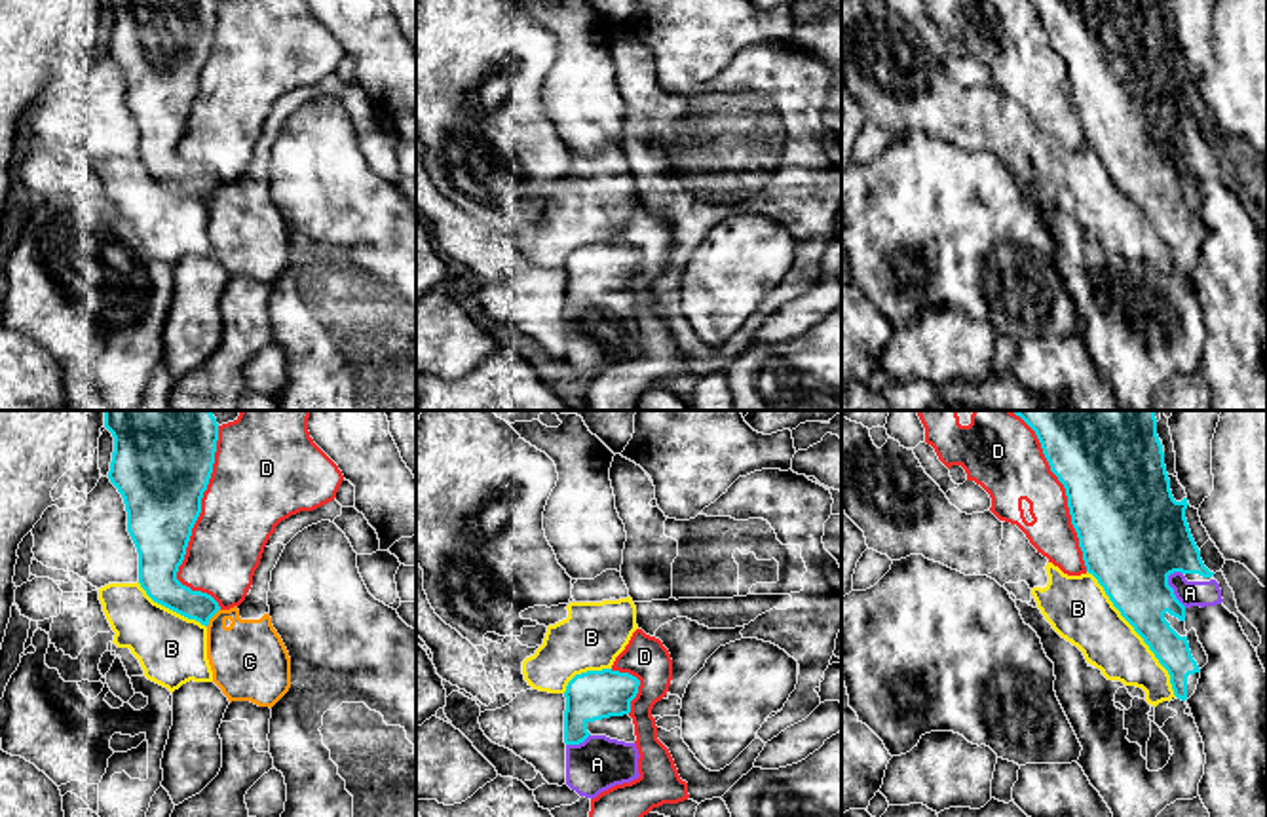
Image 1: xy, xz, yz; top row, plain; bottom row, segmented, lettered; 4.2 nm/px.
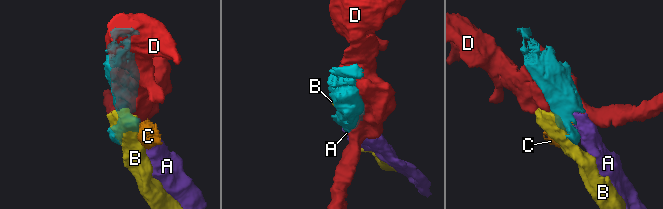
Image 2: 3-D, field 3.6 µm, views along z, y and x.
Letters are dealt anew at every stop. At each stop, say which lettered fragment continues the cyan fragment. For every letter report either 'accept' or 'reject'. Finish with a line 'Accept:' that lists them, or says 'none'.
A: accept
B: reject
C: reject
D: reject
Accept: A

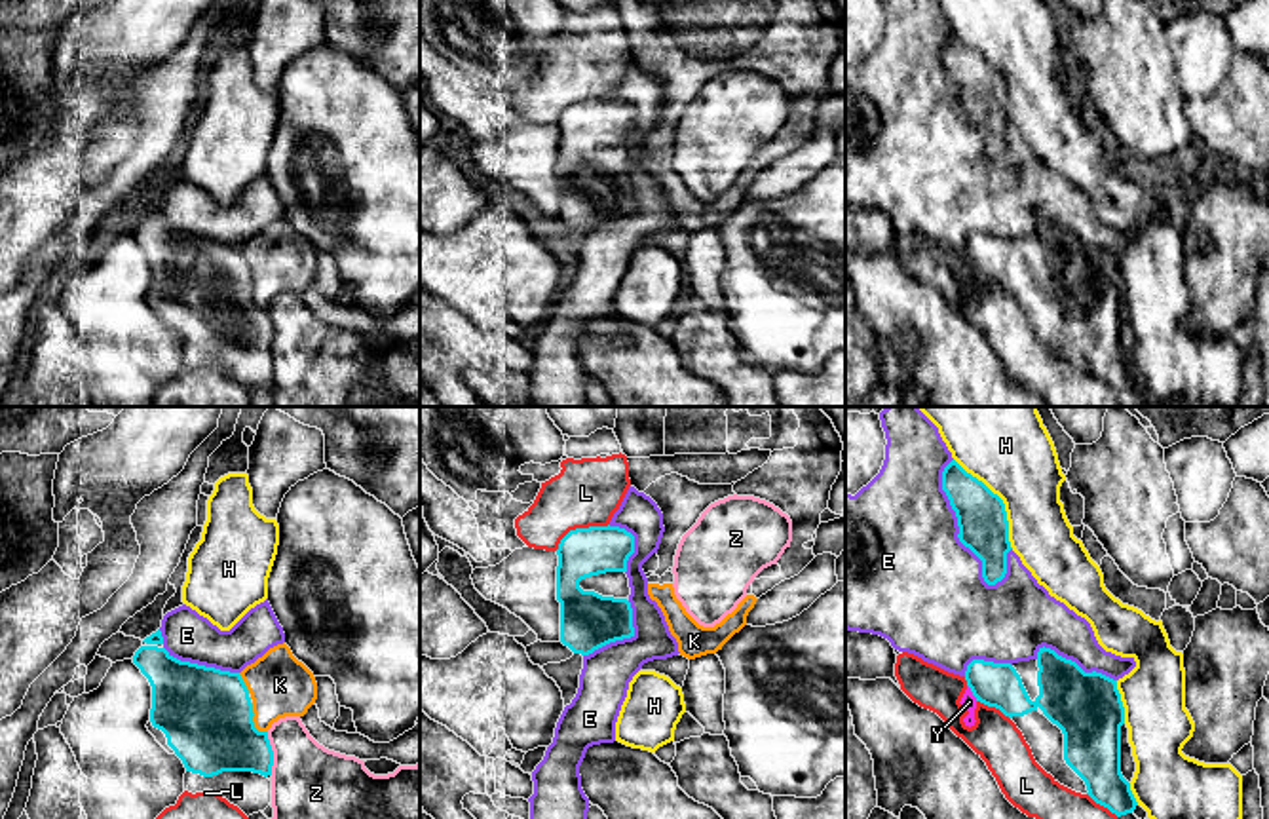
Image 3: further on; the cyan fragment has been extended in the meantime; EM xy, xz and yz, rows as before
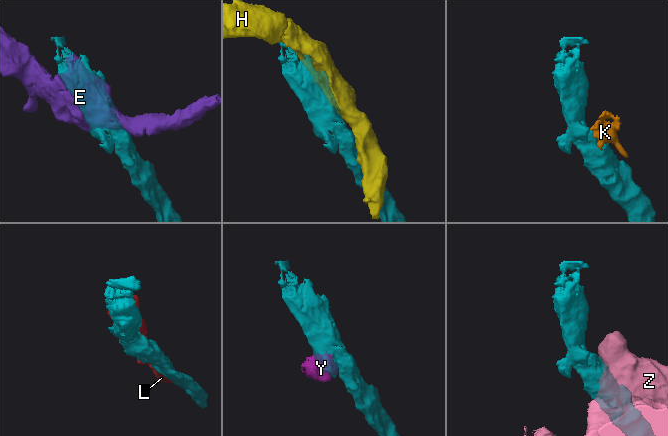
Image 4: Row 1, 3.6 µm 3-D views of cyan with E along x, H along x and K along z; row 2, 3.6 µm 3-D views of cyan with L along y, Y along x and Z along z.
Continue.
E: reject
H: reject
K: reject
L: reject
Y: reject
Z: reject
Accept: none

